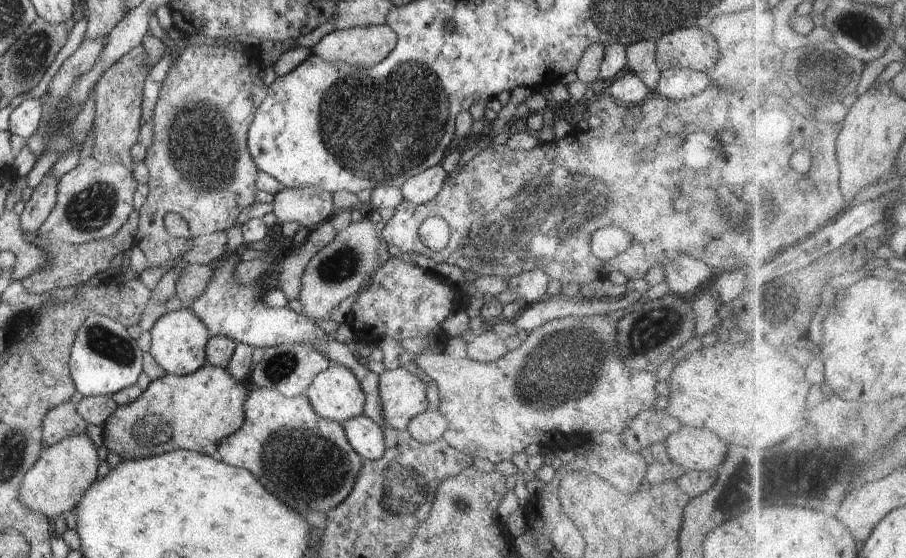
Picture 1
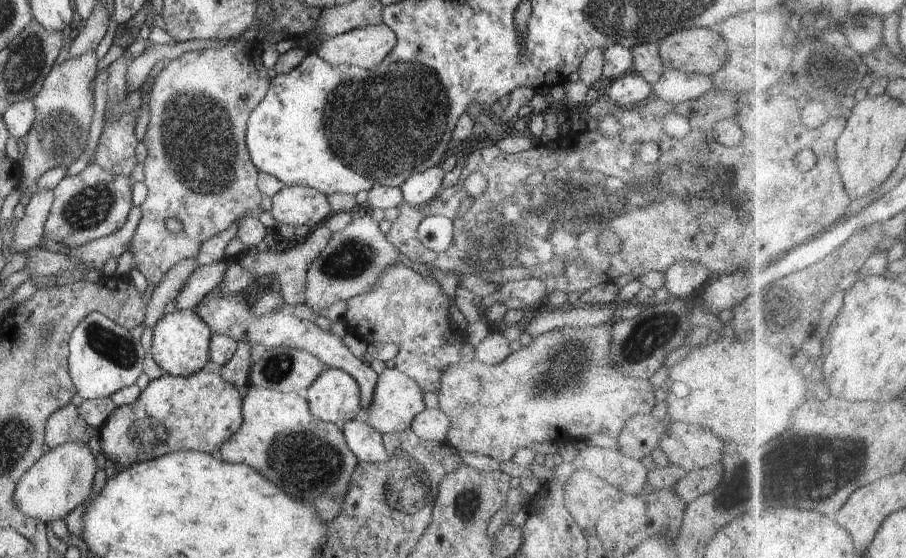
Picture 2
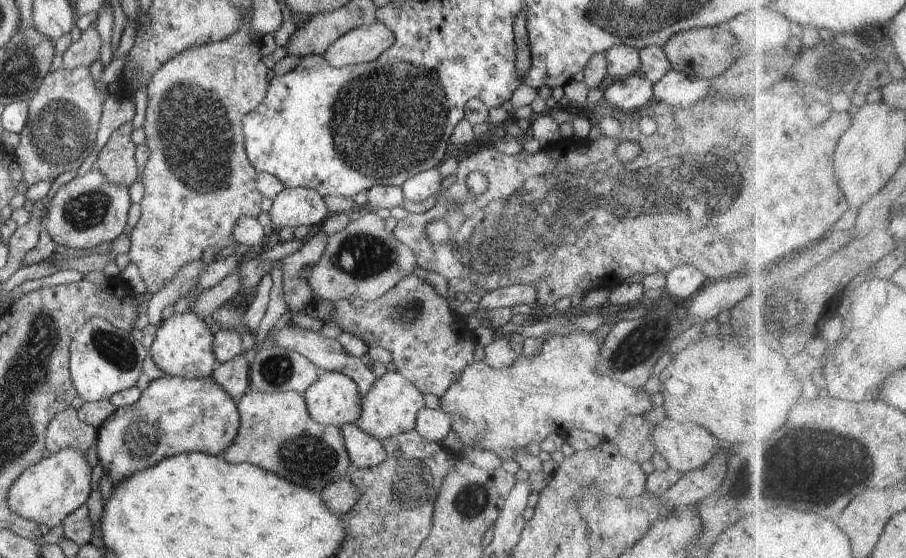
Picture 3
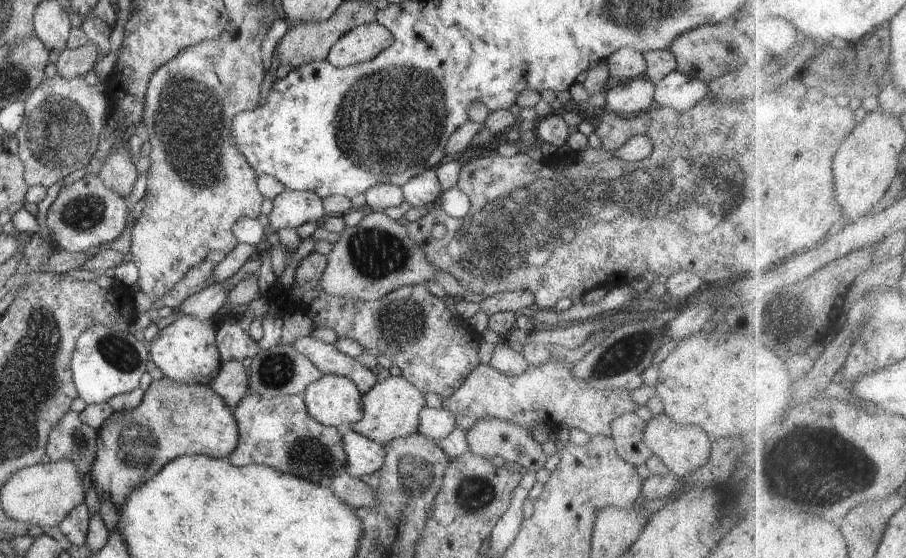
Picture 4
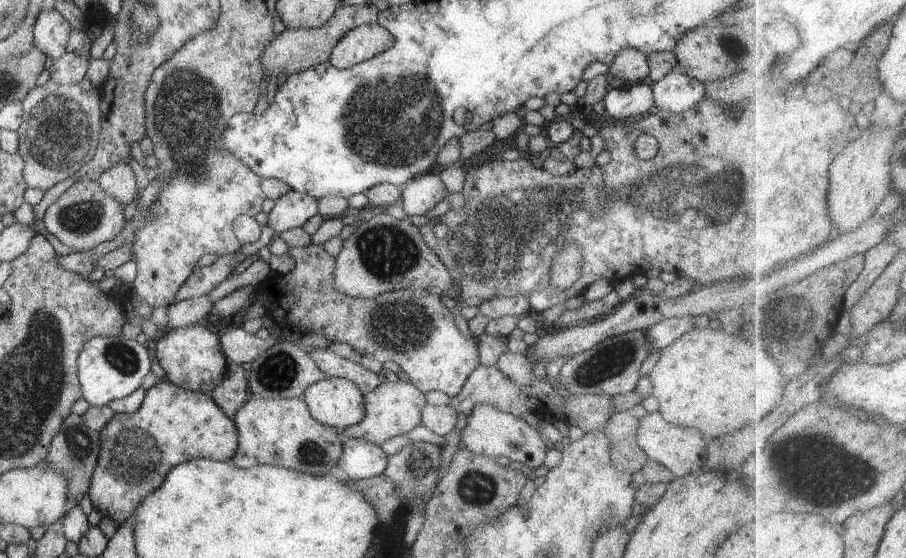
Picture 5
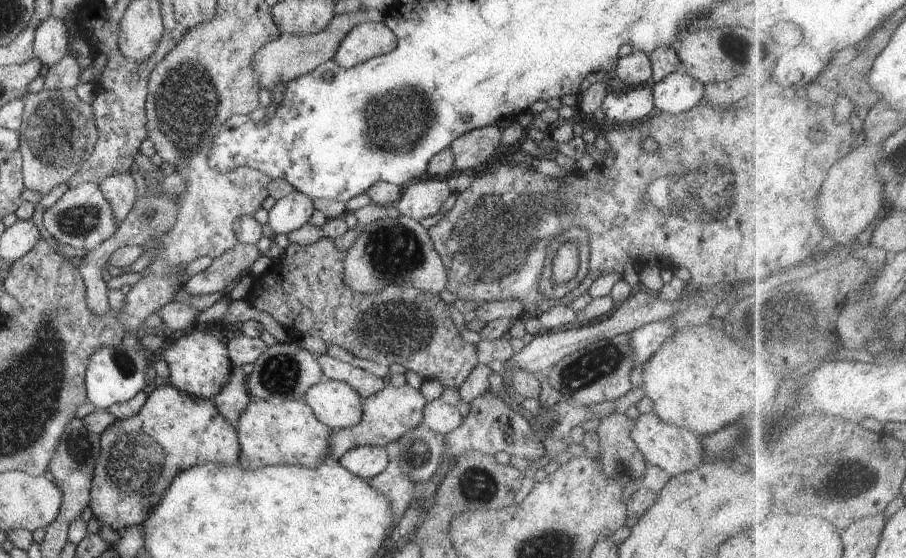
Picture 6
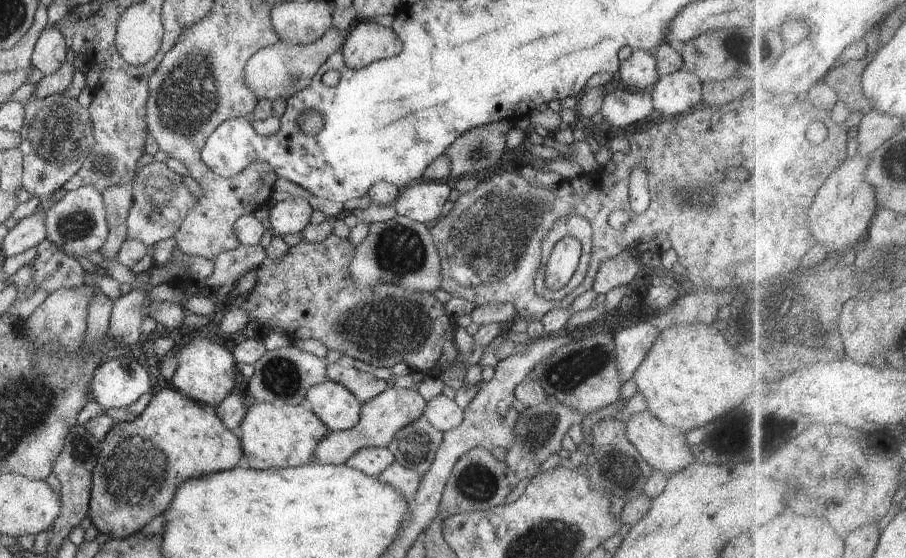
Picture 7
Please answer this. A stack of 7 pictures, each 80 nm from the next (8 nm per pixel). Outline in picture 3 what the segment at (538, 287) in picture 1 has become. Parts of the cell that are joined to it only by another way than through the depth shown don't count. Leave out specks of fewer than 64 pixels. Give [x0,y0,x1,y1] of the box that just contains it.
[479,285,537,313]

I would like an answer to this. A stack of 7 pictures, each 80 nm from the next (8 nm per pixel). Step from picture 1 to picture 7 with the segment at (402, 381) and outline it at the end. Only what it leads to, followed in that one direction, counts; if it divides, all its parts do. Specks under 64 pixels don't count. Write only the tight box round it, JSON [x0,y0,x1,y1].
[312,385,426,465]

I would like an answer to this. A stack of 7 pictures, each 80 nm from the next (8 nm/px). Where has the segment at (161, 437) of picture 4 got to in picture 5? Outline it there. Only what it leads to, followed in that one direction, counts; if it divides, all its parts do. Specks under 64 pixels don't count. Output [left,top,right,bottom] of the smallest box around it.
[88,381,237,526]

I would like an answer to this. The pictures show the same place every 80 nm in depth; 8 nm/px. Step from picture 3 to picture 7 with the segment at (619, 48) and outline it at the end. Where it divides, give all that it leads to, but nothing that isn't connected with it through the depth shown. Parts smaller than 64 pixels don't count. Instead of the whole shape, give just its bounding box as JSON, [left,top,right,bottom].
[616,49,659,90]

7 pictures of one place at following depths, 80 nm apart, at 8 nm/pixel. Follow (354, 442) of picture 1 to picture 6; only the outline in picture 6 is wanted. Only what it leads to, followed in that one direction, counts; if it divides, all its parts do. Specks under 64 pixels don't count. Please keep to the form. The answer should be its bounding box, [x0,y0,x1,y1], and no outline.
[339,445,389,479]

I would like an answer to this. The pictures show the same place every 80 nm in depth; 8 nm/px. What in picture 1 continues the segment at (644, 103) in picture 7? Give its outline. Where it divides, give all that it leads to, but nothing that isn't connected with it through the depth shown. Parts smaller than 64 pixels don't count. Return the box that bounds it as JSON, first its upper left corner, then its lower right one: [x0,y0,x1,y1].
[607,72,652,106]

